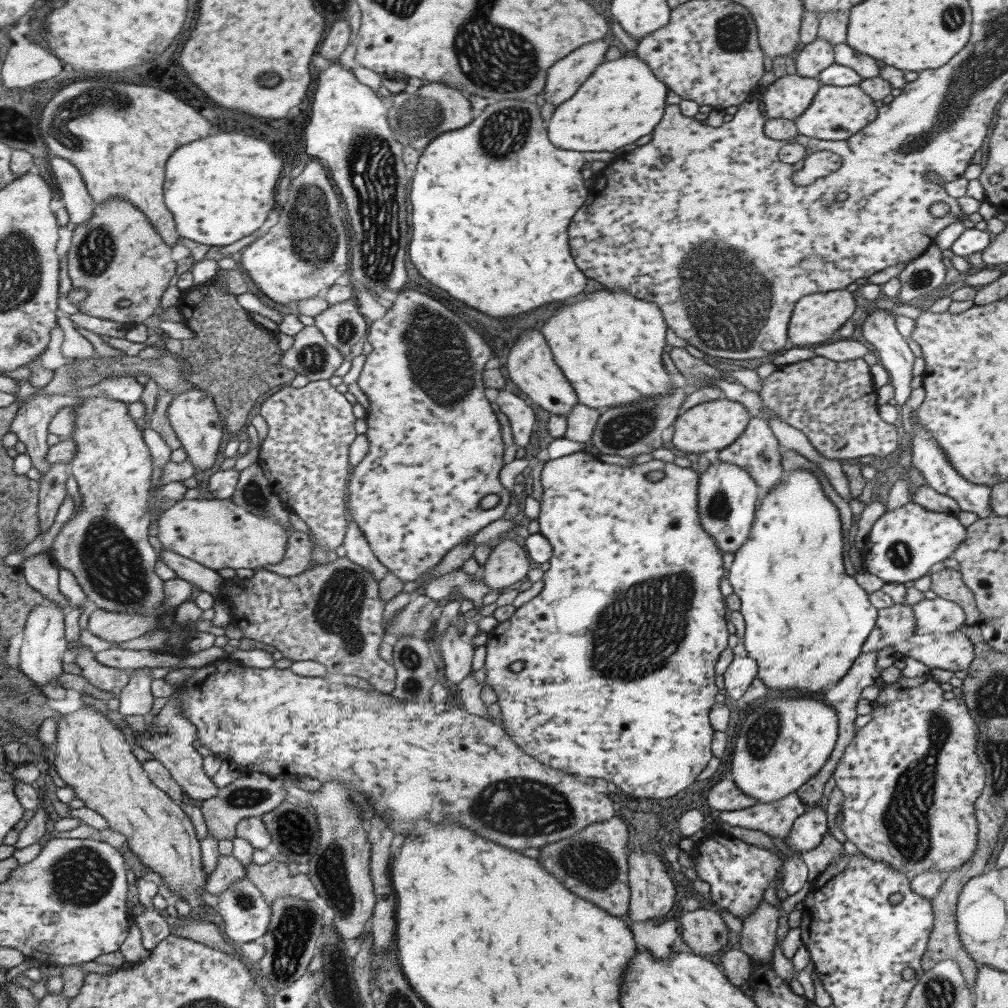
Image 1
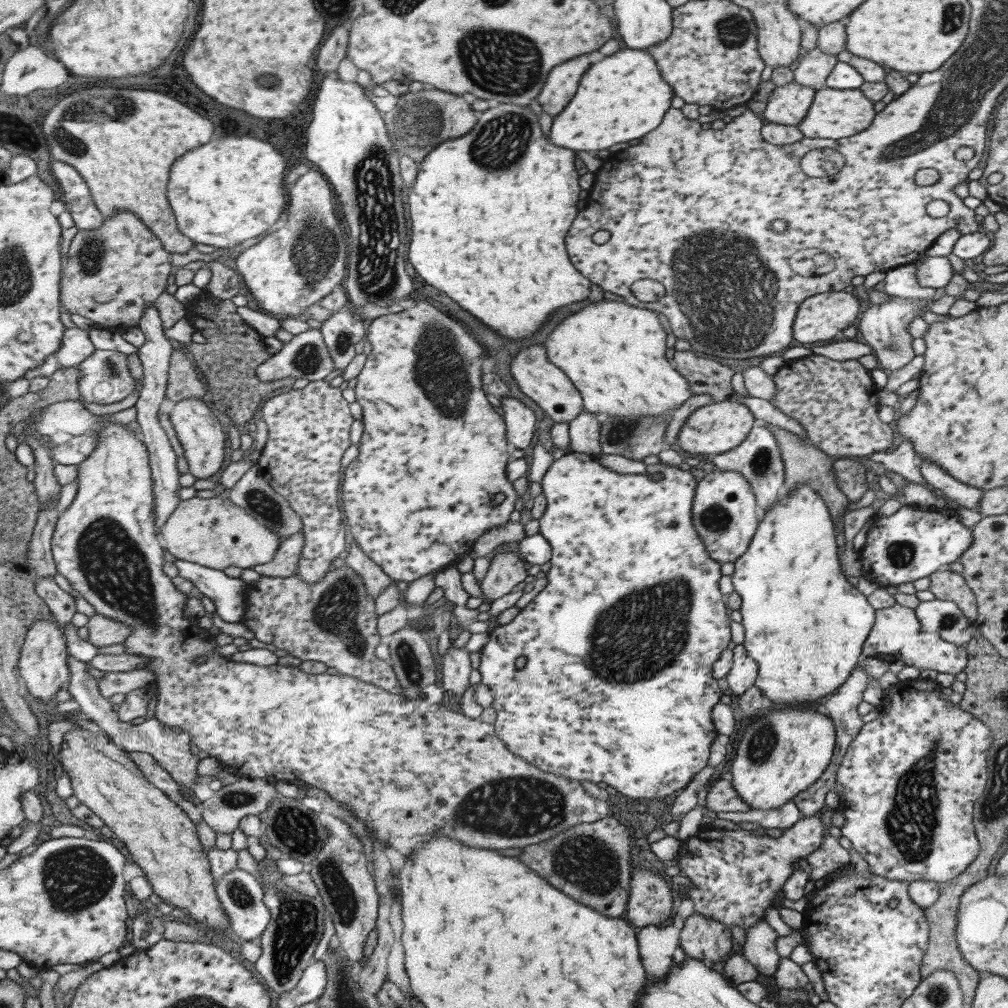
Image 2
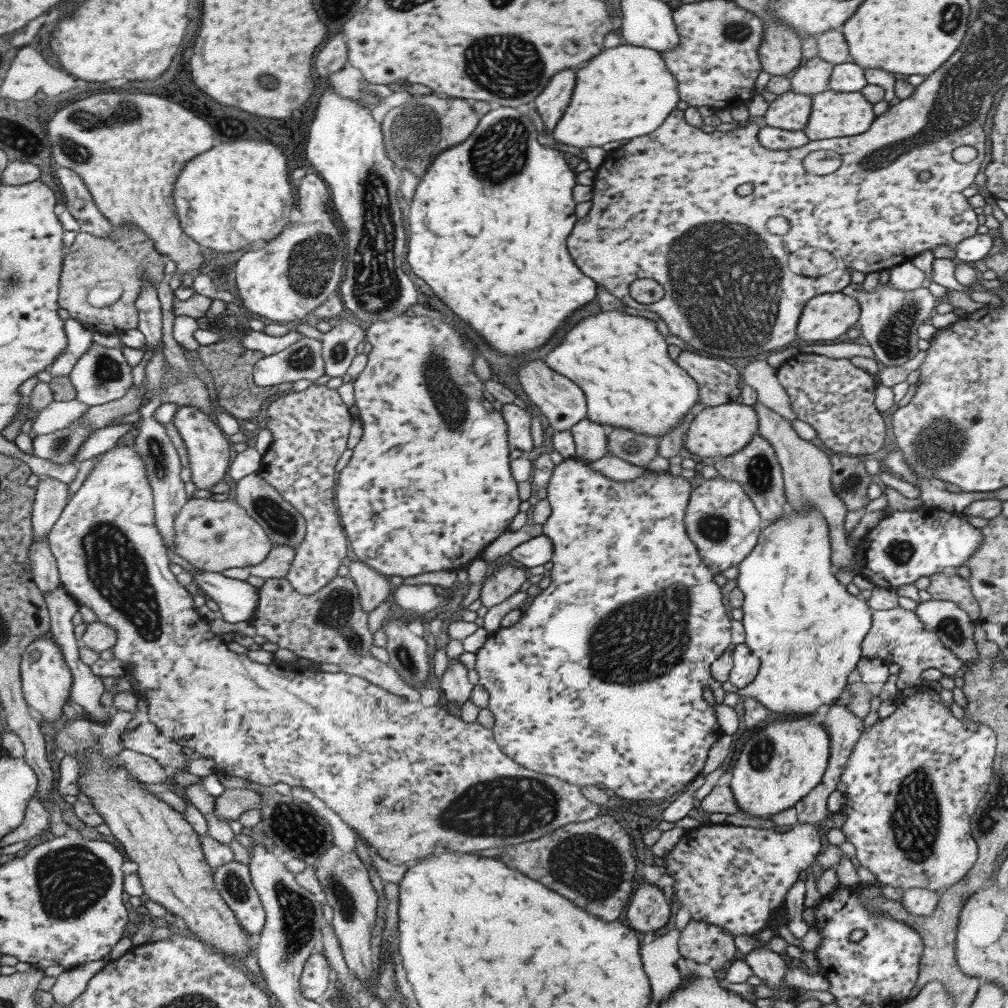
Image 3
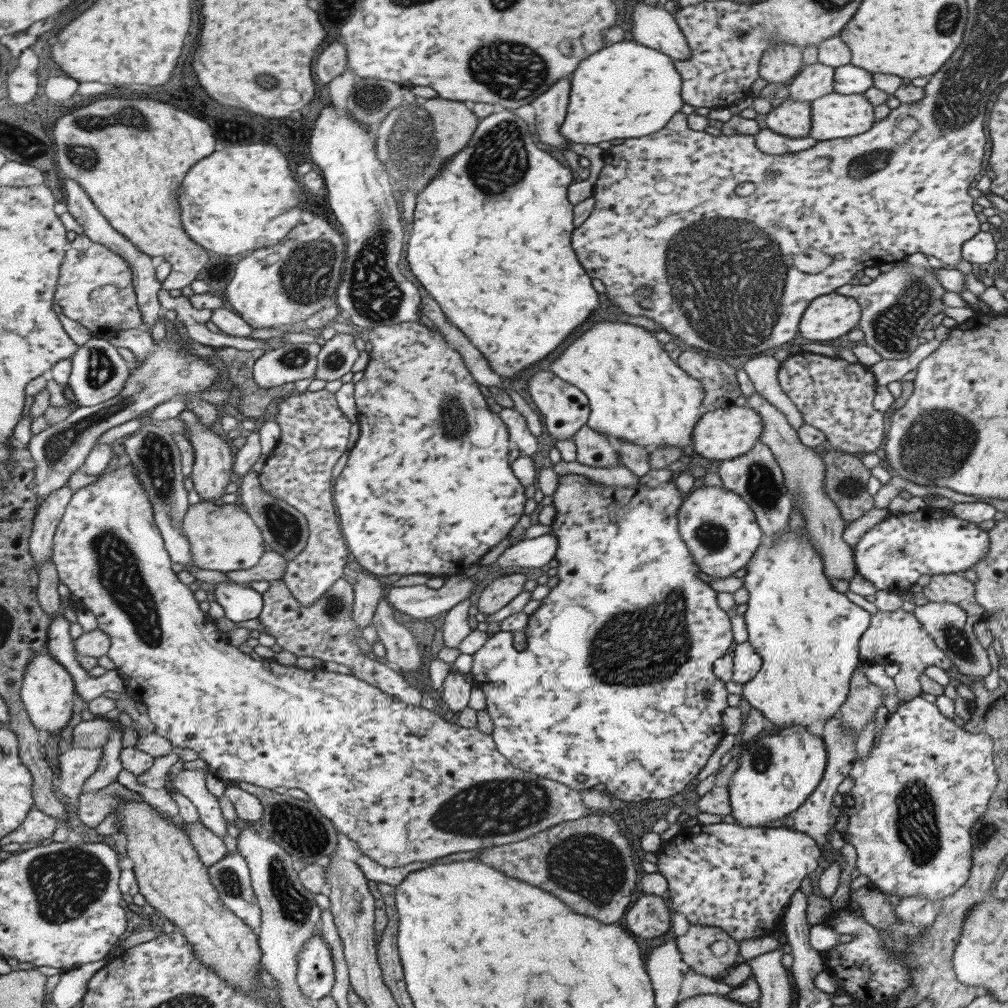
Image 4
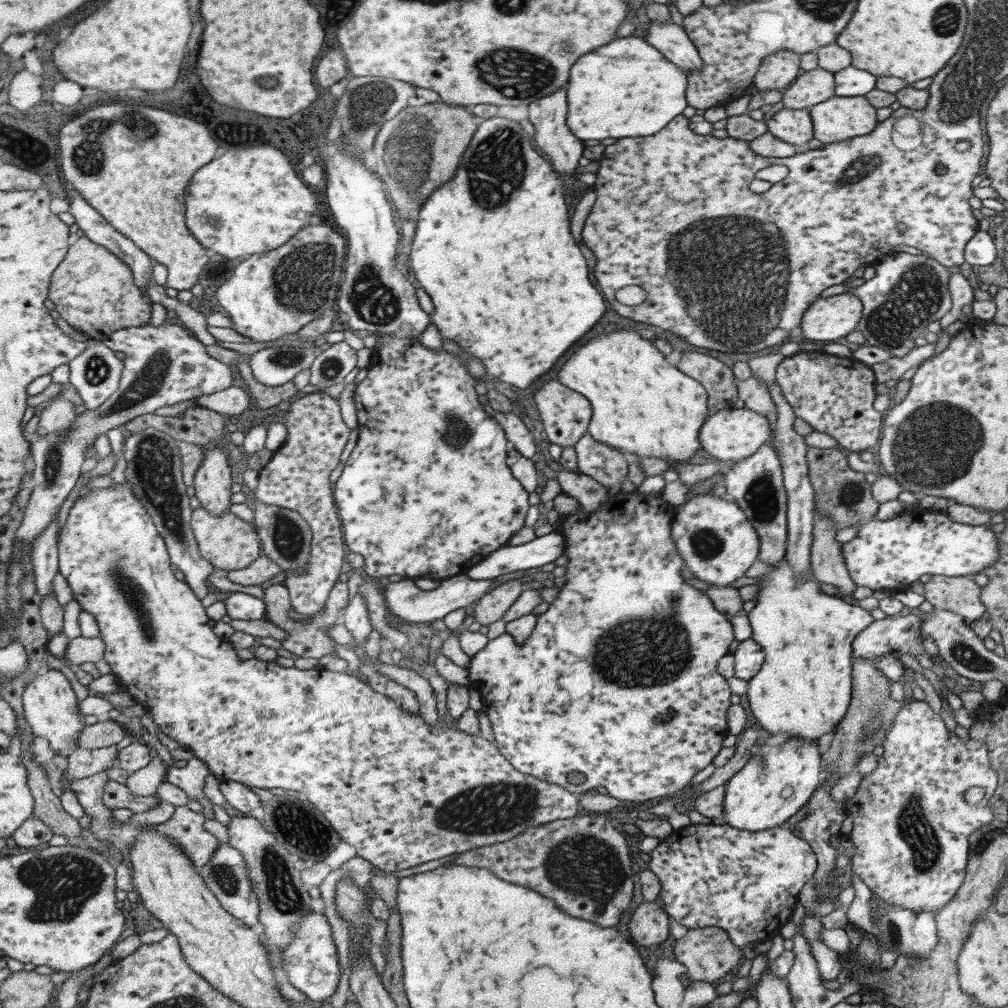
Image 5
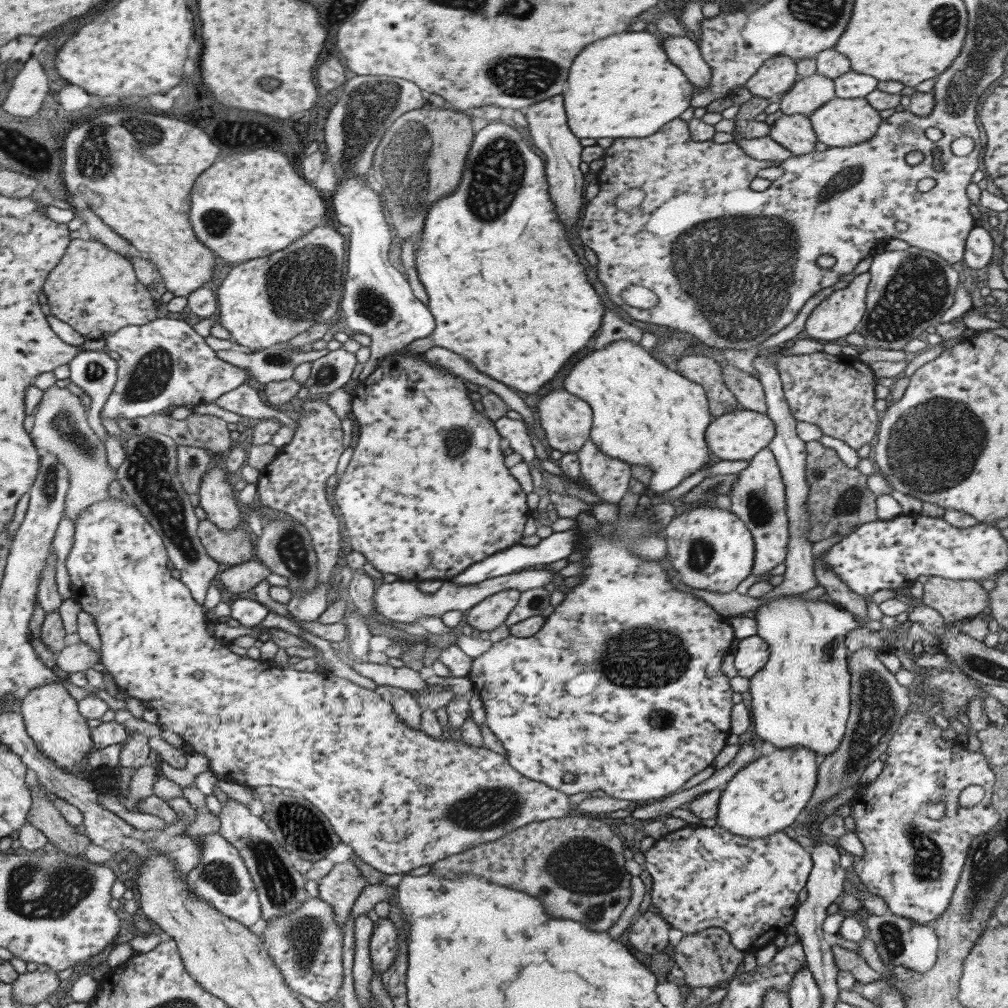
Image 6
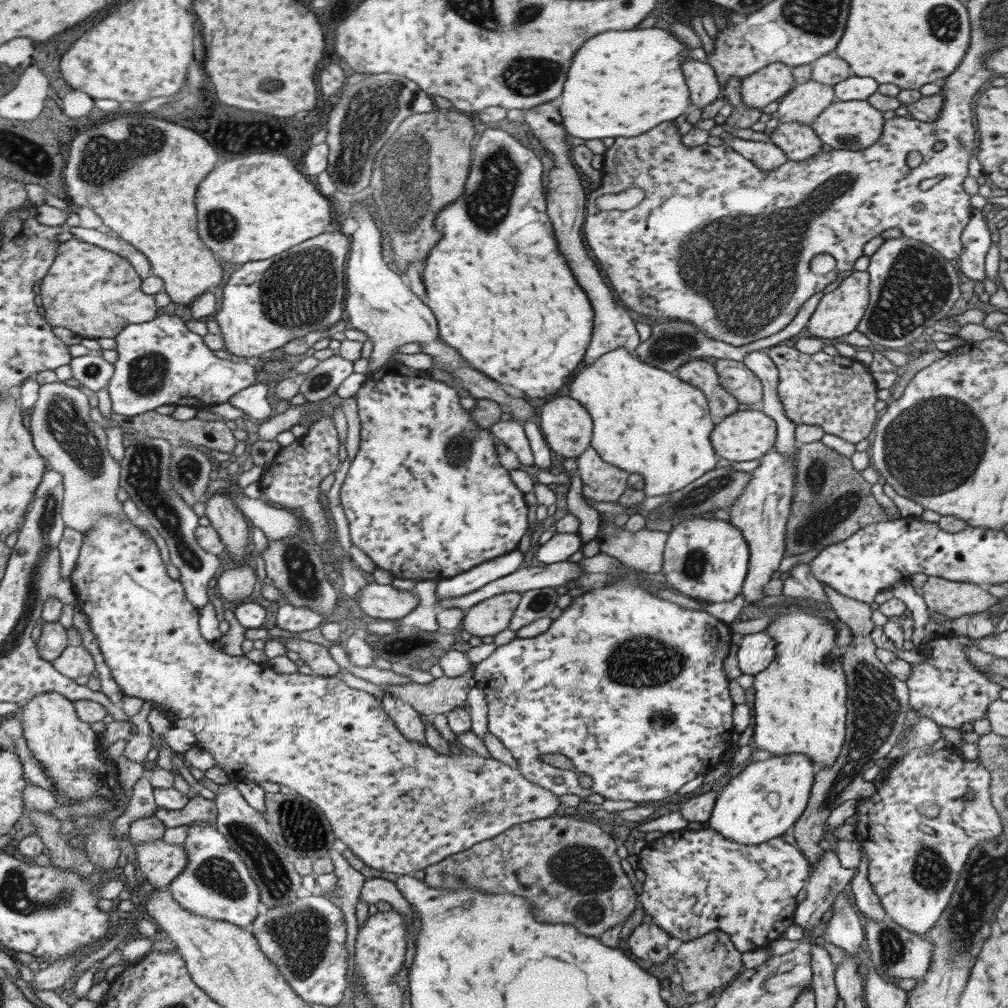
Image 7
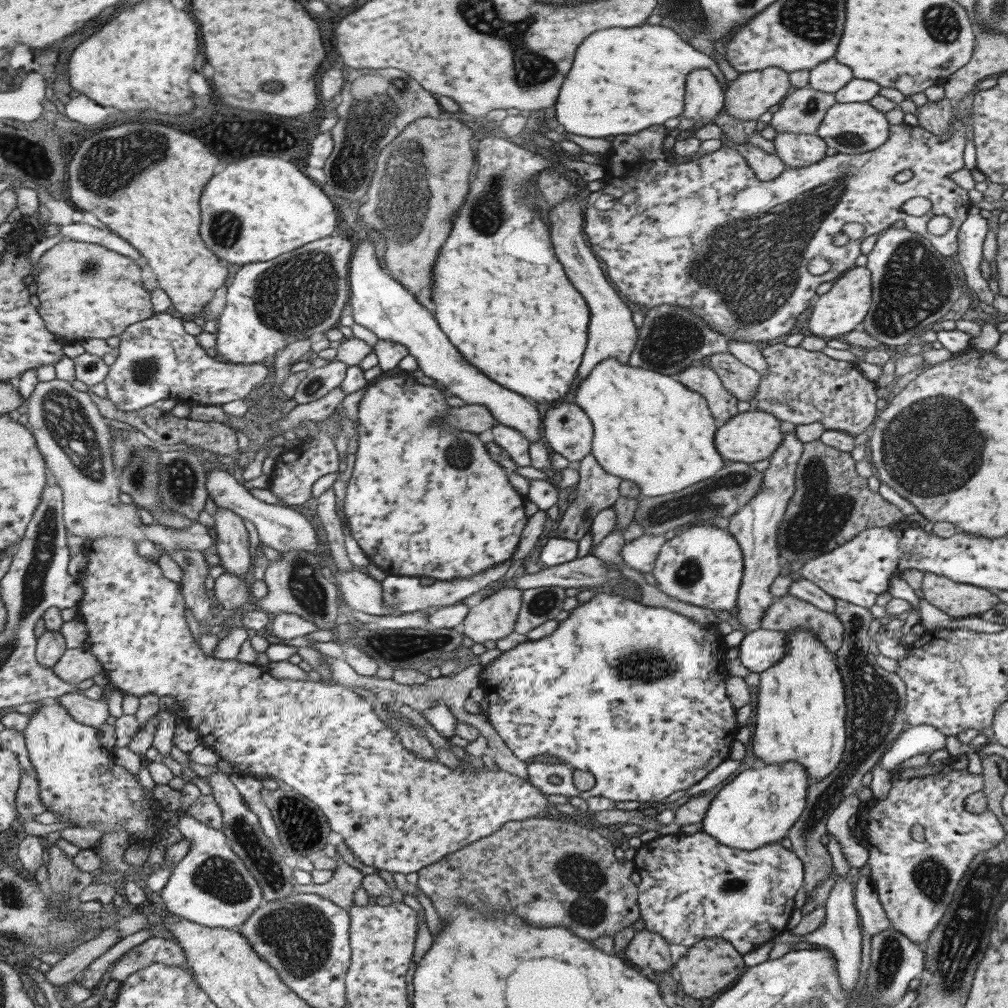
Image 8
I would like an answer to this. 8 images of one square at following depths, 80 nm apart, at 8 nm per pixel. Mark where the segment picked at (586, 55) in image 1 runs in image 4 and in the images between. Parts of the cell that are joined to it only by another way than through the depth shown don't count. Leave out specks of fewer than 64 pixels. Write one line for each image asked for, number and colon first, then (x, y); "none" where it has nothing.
2: (560, 85)
3: (555, 97)
4: (549, 109)

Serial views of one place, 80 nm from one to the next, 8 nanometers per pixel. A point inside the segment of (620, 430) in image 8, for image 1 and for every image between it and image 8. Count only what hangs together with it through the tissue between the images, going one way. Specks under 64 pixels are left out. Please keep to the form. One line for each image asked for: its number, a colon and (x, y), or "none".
1: (608, 346)
2: (613, 353)
3: (619, 361)
4: (635, 391)
5: (642, 405)
6: (644, 413)
7: (645, 421)

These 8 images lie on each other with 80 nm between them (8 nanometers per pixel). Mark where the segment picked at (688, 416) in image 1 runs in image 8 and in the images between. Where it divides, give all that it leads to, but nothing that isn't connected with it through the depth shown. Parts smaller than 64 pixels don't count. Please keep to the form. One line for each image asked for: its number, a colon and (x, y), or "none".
2: (715, 428)
3: (716, 431)
4: (725, 433)
5: (729, 435)
6: (737, 435)
7: (744, 435)
8: (747, 437)

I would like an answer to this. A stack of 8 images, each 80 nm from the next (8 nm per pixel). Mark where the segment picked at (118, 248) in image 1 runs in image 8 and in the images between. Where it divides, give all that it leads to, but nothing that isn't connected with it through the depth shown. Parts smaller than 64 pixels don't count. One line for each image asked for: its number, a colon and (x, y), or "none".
2: (111, 274)
3: (102, 278)
4: (96, 287)
5: (95, 292)
6: (95, 290)
7: (95, 293)
8: (85, 290)

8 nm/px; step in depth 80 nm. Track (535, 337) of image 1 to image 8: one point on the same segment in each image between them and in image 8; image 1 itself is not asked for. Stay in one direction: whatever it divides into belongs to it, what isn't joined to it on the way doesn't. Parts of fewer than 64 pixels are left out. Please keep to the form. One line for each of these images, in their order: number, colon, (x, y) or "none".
2: (536, 377)
3: (563, 404)
4: (564, 408)
5: (565, 415)
6: (566, 420)
7: (566, 426)
8: (567, 430)

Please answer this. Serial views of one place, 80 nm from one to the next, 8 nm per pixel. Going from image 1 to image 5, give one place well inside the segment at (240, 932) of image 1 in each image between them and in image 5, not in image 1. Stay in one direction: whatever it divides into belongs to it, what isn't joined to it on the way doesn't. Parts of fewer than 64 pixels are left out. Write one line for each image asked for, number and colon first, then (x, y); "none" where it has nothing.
2: (239, 892)
3: (232, 880)
4: (230, 878)
5: (225, 874)

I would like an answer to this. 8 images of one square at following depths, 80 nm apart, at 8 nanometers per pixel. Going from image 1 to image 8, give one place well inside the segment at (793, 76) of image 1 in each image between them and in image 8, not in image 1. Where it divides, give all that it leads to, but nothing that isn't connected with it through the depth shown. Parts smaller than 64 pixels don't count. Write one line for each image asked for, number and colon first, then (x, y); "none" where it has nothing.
2: (787, 105)
3: (789, 111)
4: (791, 119)
5: (793, 127)
6: (794, 132)
7: (797, 142)
8: (795, 151)

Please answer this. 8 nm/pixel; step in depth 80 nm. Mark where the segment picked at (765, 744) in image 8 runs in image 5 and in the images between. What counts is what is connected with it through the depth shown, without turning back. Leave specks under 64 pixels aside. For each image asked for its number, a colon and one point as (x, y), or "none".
5: (802, 689)
6: (800, 698)
7: (799, 704)

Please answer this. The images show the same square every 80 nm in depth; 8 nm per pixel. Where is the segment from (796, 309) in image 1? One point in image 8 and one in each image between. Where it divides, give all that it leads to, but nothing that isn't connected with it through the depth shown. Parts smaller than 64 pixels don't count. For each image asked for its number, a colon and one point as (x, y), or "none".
2: (820, 317)
3: (824, 317)
4: (829, 316)
5: (829, 319)
6: (838, 313)
7: (837, 313)
8: (842, 308)

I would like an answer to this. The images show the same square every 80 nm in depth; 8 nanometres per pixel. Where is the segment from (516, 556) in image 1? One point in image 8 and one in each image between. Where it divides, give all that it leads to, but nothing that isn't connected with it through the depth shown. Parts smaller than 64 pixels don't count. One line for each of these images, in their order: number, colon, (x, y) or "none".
2: (507, 569)
3: (506, 579)
4: (499, 592)
5: (491, 607)
6: (491, 612)
7: (492, 615)
8: (493, 618)

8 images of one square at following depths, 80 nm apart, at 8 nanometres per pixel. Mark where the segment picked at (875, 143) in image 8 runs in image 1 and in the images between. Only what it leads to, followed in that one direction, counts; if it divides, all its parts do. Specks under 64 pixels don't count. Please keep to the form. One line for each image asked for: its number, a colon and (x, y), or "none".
1: (836, 112)
2: (834, 114)
3: (832, 115)
4: (834, 116)
5: (838, 118)
6: (841, 122)
7: (853, 125)

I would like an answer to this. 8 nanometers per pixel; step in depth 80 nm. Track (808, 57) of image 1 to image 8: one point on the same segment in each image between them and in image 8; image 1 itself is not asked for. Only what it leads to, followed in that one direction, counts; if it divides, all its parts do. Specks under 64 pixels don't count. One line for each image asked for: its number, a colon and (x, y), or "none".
2: (813, 68)
3: (811, 78)
4: (815, 80)
5: (813, 86)
6: (809, 93)
7: (804, 102)
8: (800, 113)

